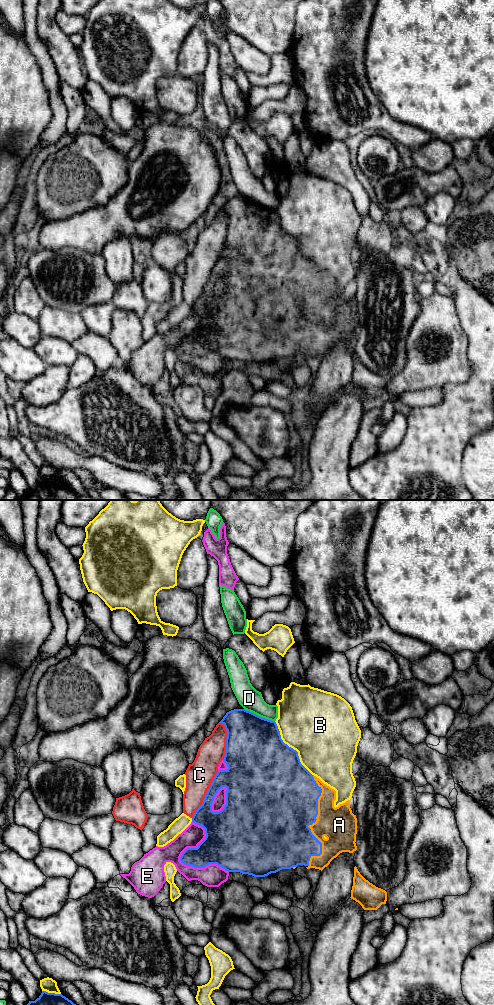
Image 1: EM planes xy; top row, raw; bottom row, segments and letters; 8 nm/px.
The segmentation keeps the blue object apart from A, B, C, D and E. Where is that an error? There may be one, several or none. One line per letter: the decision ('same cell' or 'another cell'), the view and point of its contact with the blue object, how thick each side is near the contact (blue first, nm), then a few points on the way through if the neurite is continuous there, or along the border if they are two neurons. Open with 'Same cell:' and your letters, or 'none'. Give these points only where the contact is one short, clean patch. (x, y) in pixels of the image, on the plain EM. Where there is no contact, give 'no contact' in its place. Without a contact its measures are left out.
Same cell: A
A: same cell; meets blue in xy at (311, 312); 480 nm thick on the blue side, 280 nm on the other
B: another cell; meets blue in xy at (292, 236); 500 nm thick on the blue side, 500 nm on the other
C: another cell; meets blue in xy at (206, 282); 190 nm thick on the blue side, 220 nm on the other
D: another cell; meets blue in xy at (259, 204); 460 nm thick on the blue side, 180 nm on the other
E: another cell; meets blue in xy at (180, 347); 200 nm thick on the blue side, 220 nm on the other

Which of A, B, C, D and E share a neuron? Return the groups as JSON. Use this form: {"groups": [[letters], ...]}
{"groups": [["A"], ["B"], ["C"], ["D"], ["E"]]}

